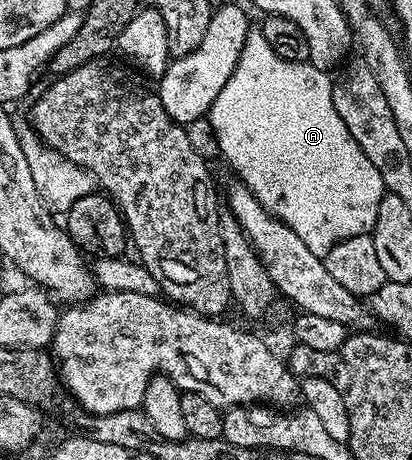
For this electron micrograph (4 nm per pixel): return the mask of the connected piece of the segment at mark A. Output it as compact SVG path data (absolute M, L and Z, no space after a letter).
M252 28L242 44L238 64L230 80L226 80L226 88L218 92L218 100L214 100L206 115L216 146L232 165L235 177L254 192L266 212L286 224L310 252L321 256L350 236L371 234L374 220L378 220L378 204L382 204L386 193L378 168L366 158L366 152L362 152L334 108L333 83L329 71L314 68L309 61L282 60L274 52L270 38Z

